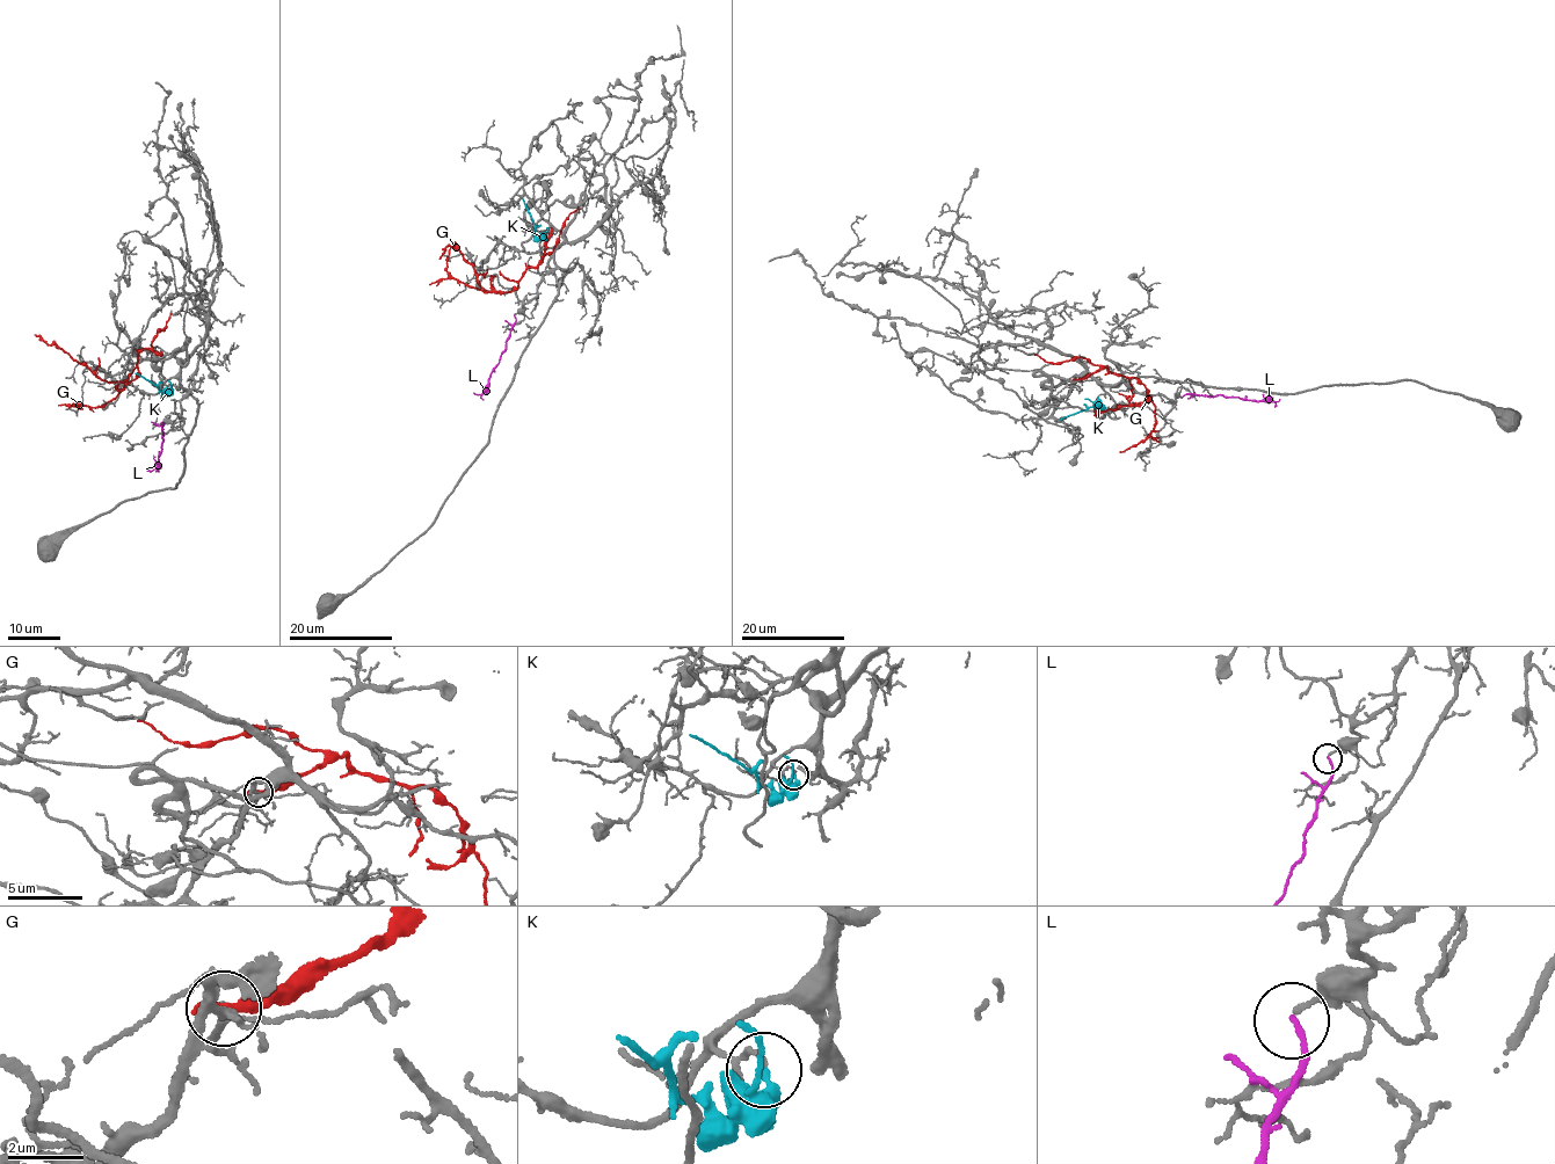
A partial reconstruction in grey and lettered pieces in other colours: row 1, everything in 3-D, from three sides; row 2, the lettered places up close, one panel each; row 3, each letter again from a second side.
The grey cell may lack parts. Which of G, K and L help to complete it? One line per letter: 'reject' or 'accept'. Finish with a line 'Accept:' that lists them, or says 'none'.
G: reject
K: reject
L: reject
Accept: none

